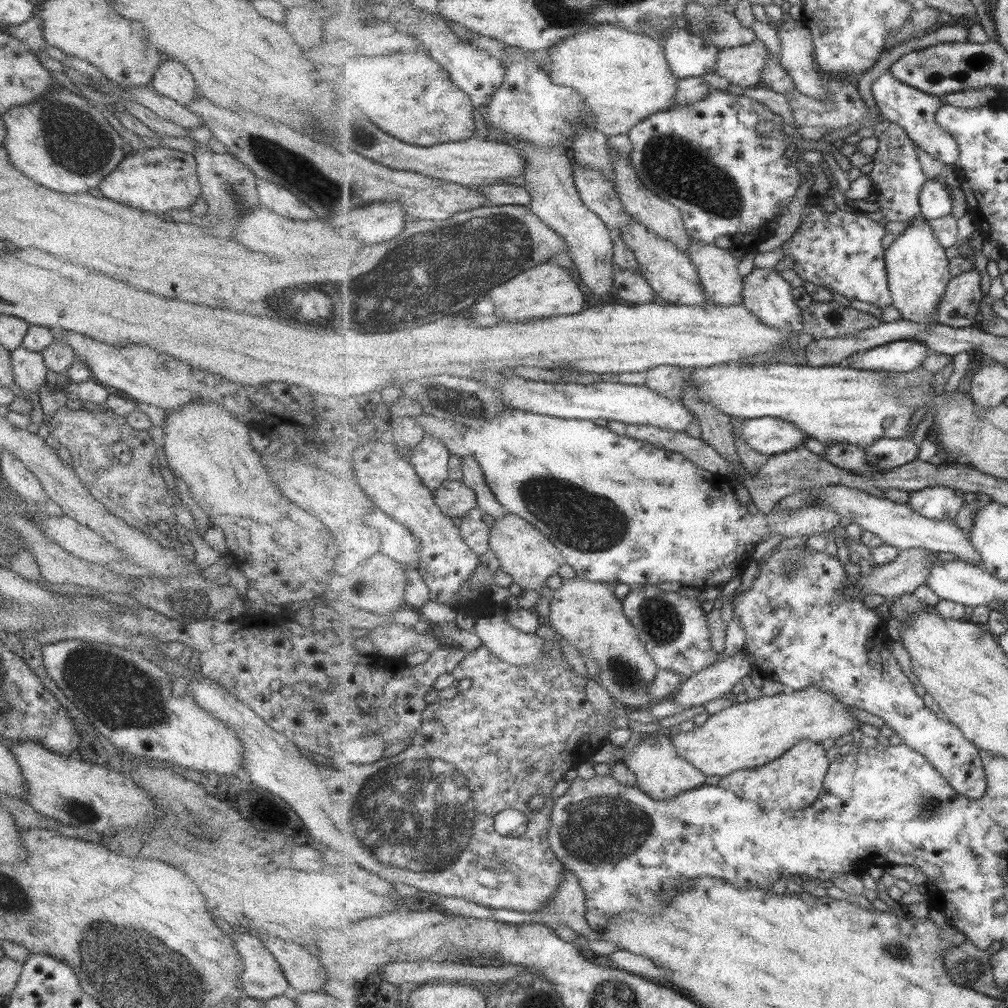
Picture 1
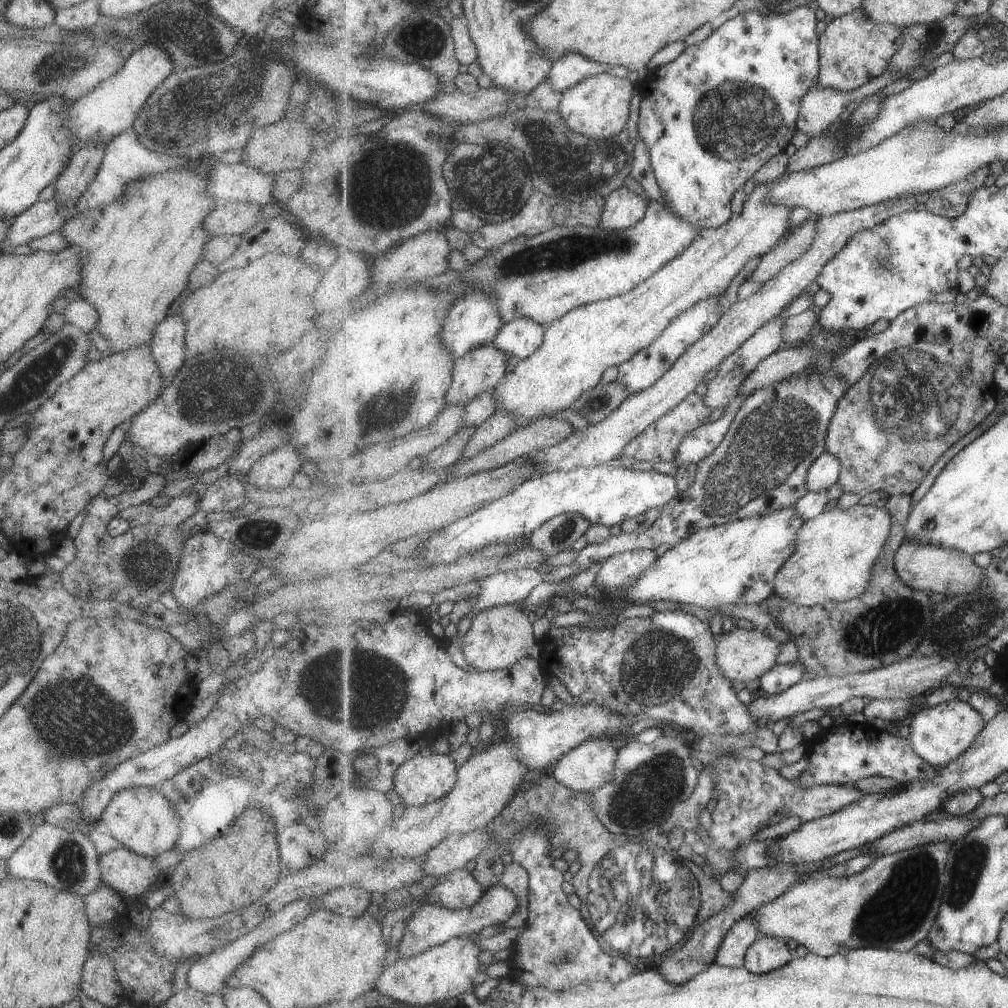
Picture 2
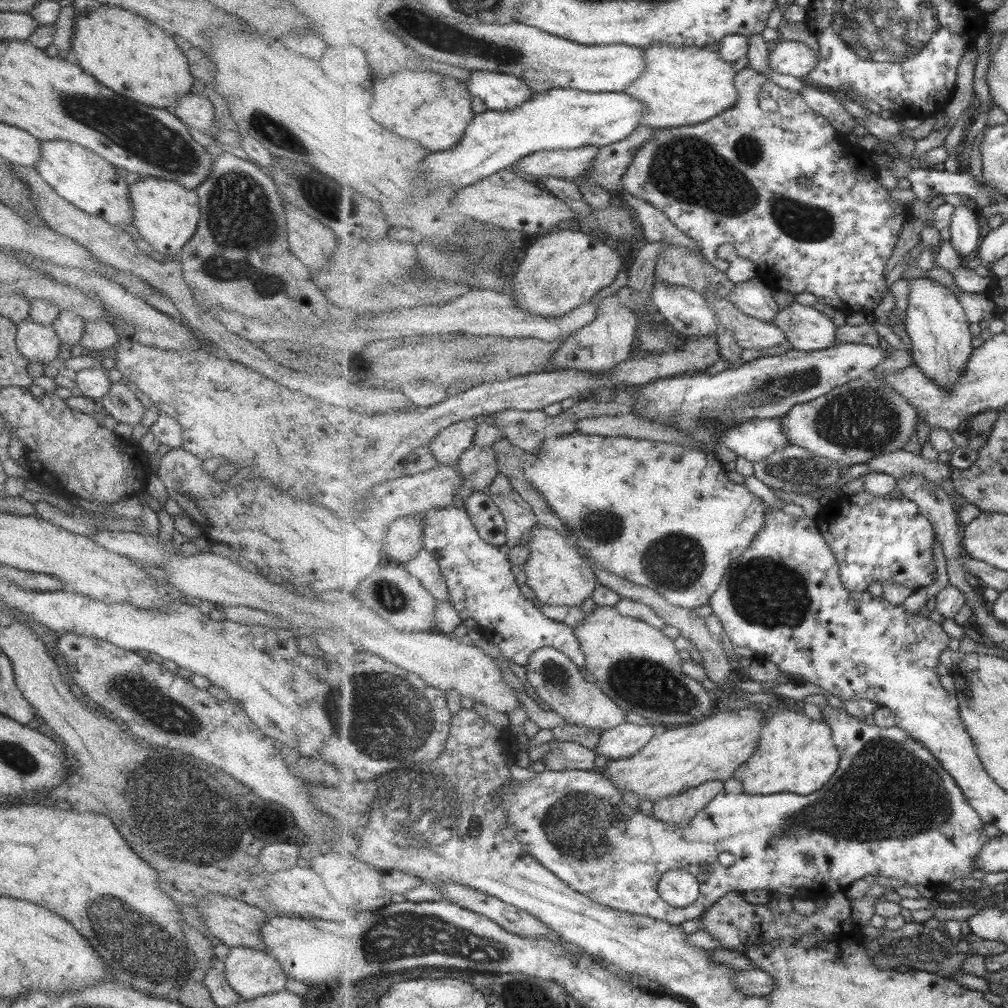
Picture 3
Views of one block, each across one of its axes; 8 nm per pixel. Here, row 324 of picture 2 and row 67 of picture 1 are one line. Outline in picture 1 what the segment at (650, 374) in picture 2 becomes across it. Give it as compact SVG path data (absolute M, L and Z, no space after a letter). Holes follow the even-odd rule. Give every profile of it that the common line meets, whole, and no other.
M684 28L663 29L661 33L665 59L677 78L695 78L716 70L719 47Z

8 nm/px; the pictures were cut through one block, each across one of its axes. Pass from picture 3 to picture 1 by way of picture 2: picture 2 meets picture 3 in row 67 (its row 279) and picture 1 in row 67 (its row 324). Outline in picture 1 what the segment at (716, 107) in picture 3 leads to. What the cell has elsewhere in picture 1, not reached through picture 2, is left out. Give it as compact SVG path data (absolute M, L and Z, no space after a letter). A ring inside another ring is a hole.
M601 25L599 28L564 38L557 46L549 49L548 53L552 62L549 68L552 81L569 89L574 88L588 106L590 117L586 124L599 129L607 136L627 135L636 124L648 116L673 108L672 102L678 89L679 78L671 72L661 42L644 33L637 33L637 30L633 32L623 26Z

